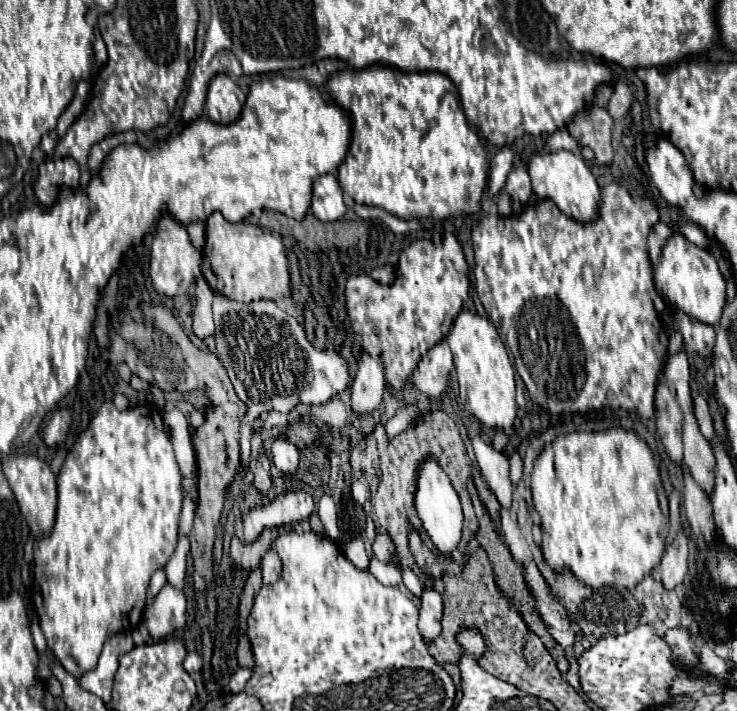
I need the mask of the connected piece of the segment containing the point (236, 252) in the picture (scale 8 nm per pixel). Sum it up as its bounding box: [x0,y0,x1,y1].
[202,212,292,304]

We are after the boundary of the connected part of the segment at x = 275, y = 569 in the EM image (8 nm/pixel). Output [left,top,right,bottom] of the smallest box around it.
[260,550,280,586]

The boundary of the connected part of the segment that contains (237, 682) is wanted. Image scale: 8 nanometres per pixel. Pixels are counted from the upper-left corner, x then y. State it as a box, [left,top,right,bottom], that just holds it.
[228,668,252,694]

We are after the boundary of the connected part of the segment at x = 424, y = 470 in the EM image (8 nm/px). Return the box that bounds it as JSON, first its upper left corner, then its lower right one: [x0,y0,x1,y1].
[414,456,462,552]

